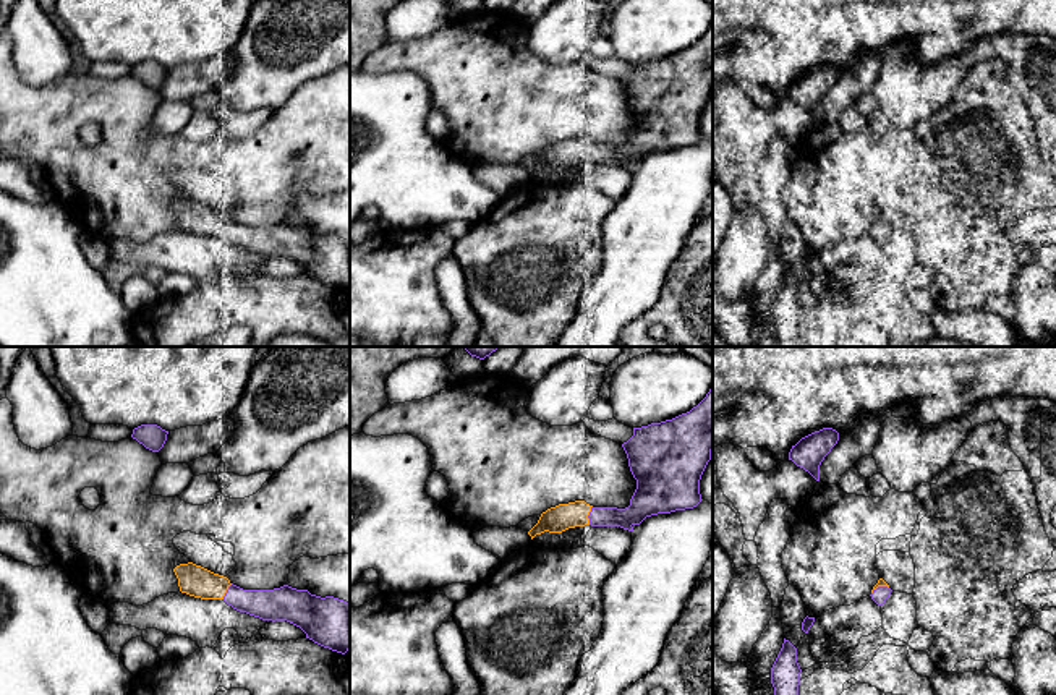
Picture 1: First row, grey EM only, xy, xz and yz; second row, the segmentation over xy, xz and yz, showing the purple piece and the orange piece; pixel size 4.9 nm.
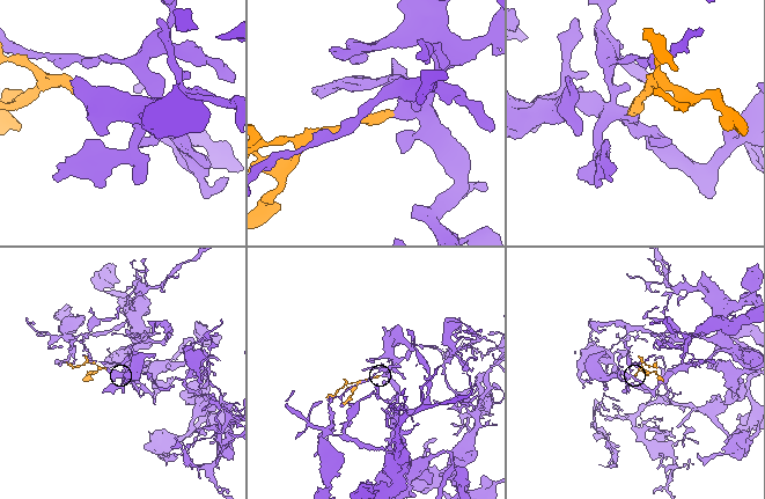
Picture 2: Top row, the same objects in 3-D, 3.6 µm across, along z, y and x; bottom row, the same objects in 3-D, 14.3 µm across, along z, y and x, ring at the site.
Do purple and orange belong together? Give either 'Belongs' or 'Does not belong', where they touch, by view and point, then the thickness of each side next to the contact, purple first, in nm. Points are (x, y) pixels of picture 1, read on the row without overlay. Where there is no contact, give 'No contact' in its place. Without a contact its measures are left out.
Belongs. Touches purple at xz (588, 153). Thickness 100 nm (purple) against 130 nm

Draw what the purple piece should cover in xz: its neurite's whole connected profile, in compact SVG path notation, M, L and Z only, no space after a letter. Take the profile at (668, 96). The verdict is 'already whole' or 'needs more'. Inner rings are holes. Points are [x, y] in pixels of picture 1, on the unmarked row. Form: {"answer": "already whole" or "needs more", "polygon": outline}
{"answer": "needs more", "polygon": "M713 23L706 34L690 49L672 57L633 65L633 73L622 81L637 126L625 146L593 144L585 138L559 141L541 151L528 168L531 177L544 168L562 170L575 164L620 164L633 168L646 154L693 146L701 139L700 117L713 87Z"}

